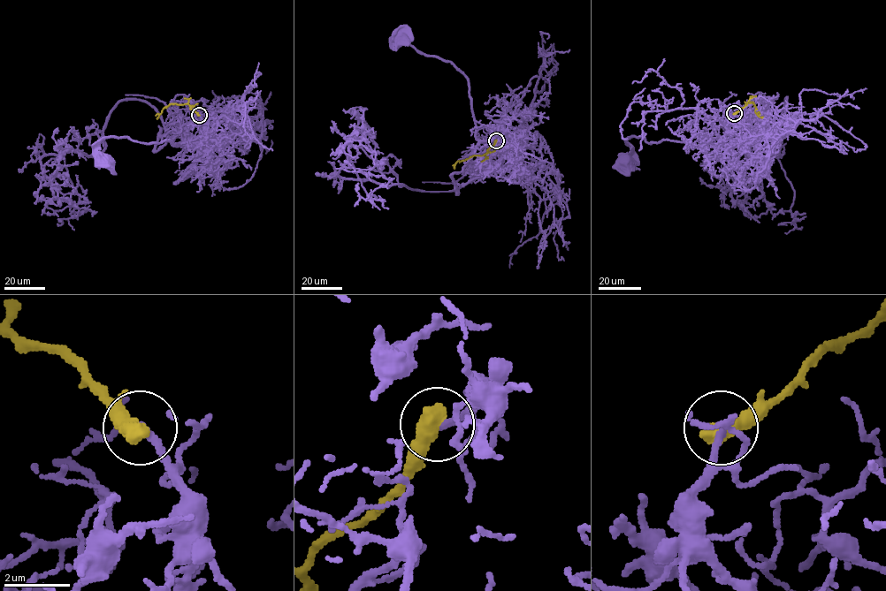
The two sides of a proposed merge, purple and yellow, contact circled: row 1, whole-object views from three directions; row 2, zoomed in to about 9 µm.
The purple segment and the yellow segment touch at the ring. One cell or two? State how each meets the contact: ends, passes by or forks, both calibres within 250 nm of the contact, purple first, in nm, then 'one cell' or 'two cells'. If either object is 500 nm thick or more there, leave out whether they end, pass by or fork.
calibres 240 and 650 nm; two cells

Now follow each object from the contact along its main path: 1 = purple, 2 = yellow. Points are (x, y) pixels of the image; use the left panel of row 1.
1: (199, 115), (205, 138), (174, 145), (106, 137), (97, 152), (109, 162)
2: (199, 115), (188, 104), (171, 103), (156, 117)

